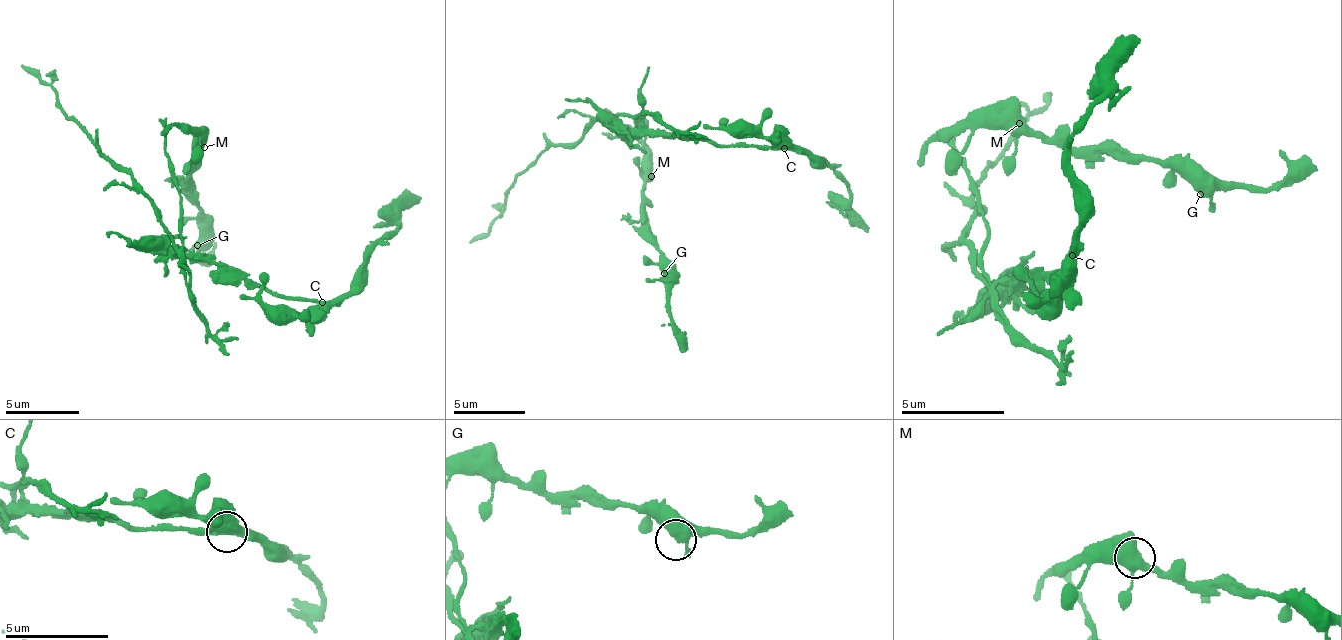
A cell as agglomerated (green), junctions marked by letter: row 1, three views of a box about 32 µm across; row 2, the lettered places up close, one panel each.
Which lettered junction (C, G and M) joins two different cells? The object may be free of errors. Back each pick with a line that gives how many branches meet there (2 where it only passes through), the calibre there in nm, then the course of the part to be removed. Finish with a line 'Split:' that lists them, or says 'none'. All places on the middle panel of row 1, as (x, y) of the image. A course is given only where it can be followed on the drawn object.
C: 3 branches meet; 440 nm thick; foreign part runs (785, 148), (687, 140), (623, 114), (598, 120), (581, 141), (550, 148), (509, 191), (506, 209), (470, 241)
Split: C

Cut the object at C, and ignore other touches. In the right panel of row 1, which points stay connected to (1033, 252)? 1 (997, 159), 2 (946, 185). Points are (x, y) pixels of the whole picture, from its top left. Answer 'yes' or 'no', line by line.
1: yes
2: yes

